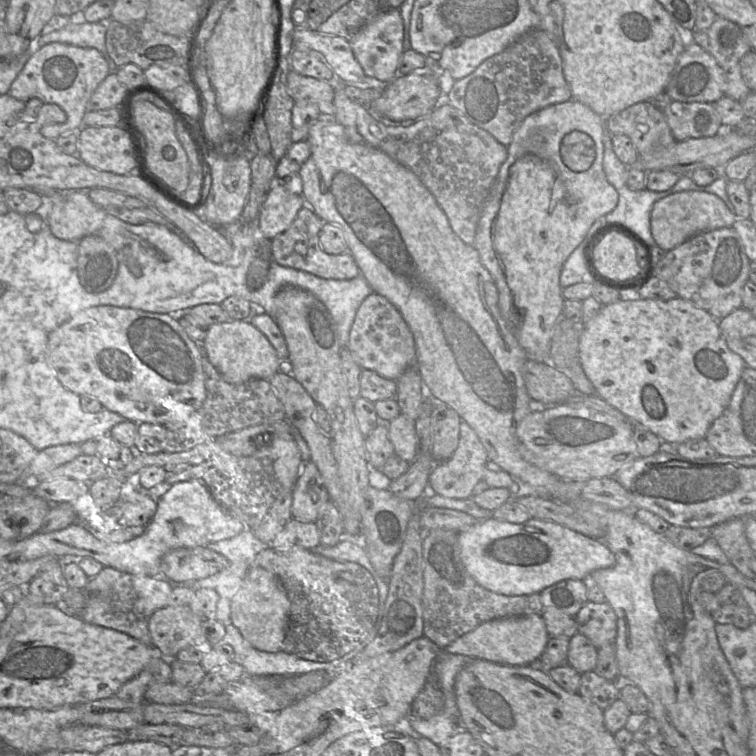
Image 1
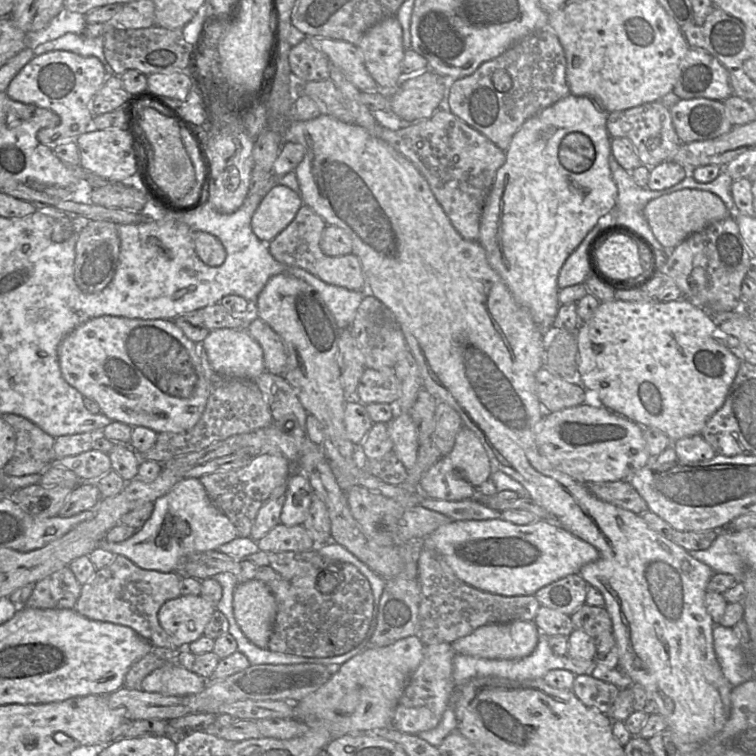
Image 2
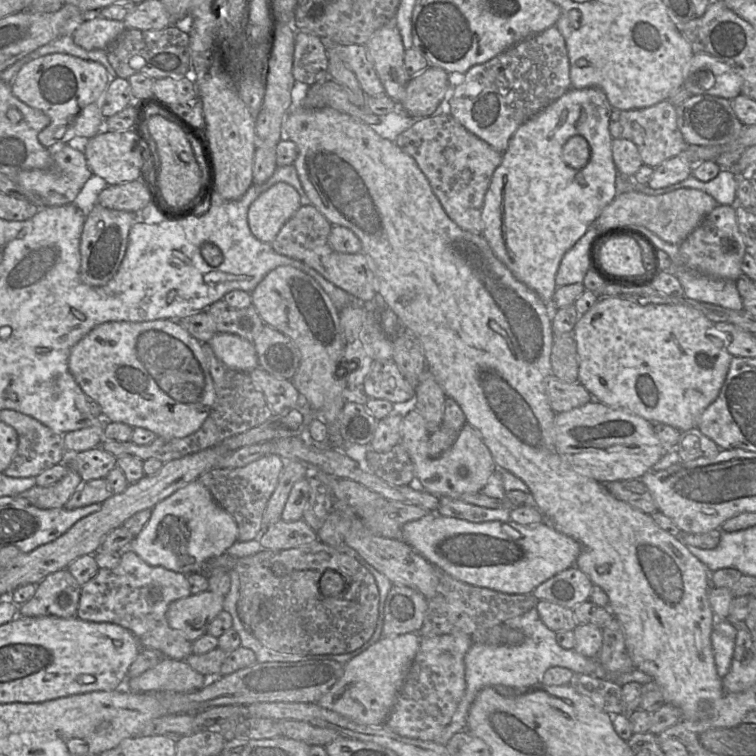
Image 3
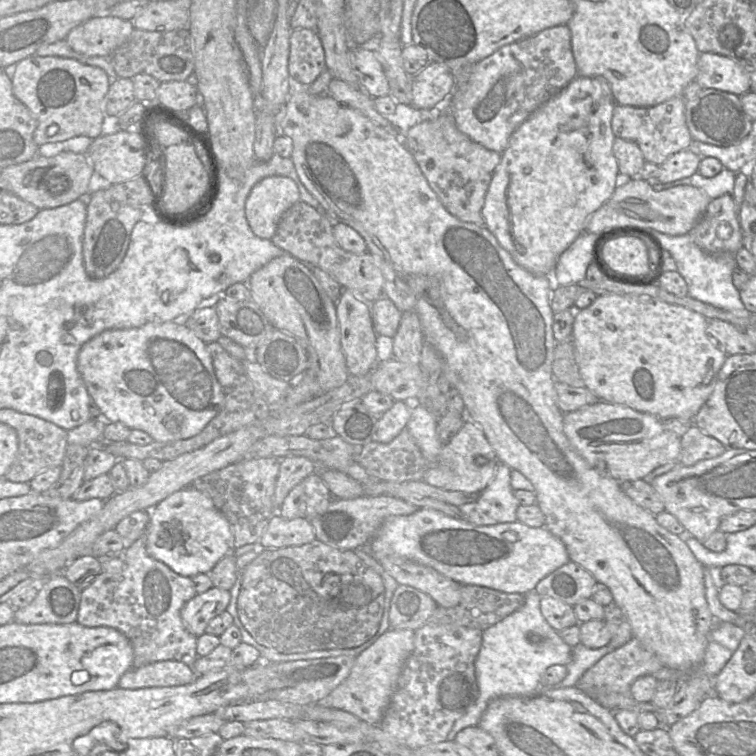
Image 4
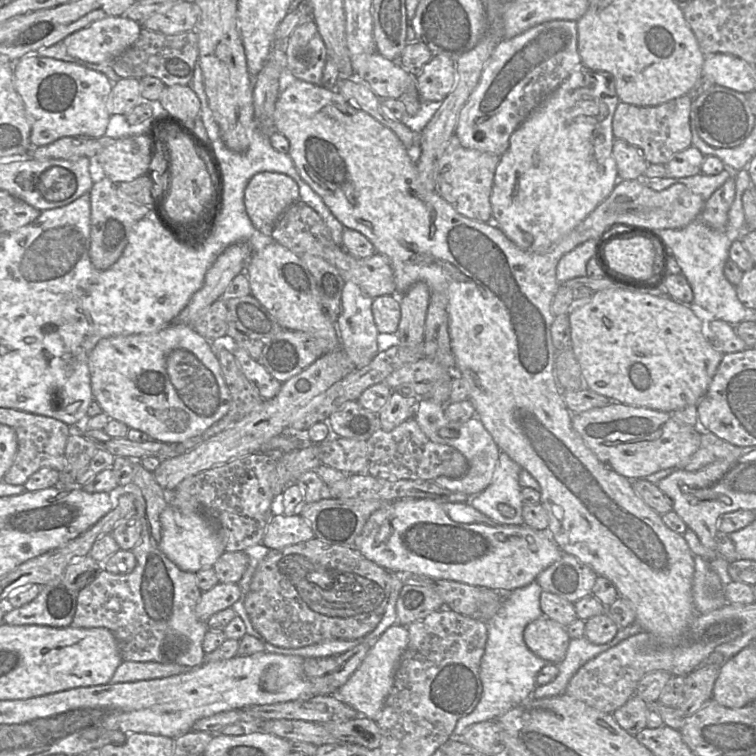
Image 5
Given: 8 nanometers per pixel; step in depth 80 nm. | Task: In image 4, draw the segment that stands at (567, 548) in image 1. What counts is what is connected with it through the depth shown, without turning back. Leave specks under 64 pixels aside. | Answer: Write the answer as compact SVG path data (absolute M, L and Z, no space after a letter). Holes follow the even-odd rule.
M428 508L387 518L369 544L374 557L405 558L432 567L460 585L479 585L505 593L527 594L535 590L540 580L570 561L565 544L545 526L530 527L519 521L476 526Z

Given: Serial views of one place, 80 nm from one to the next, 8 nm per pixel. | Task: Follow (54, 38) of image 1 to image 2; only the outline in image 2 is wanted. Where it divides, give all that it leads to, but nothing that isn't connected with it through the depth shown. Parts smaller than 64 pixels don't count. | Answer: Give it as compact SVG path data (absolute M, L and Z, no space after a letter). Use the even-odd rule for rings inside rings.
M66 33L57 39L39 44L33 49L33 52L34 56L36 56L54 50L65 50L86 57L94 56L104 65L107 77L116 75L105 58L103 37L90 38L82 33Z

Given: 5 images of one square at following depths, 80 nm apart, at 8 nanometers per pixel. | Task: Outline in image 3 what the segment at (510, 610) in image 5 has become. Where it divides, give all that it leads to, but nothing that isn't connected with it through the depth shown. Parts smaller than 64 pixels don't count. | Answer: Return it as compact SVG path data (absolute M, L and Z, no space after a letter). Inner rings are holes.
M536 606L525 614L509 619L503 624L521 631L524 634L523 642L518 645L473 643L464 658L465 694L451 722L434 742L446 745L454 734L466 729L471 704L476 695L485 687L502 685L512 688L530 688L541 683L545 671L551 667L567 668L576 676L599 672L599 663L595 658L582 656L574 649L564 649L557 643L556 633L542 622Z

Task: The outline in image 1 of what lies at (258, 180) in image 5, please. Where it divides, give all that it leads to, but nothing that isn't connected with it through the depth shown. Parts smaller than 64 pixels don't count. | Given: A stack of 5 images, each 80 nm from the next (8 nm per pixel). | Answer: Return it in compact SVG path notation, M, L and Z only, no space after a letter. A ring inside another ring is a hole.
M276 181L268 191L258 215L259 229L263 236L272 240L283 233L305 205L302 195L289 192L281 181Z

